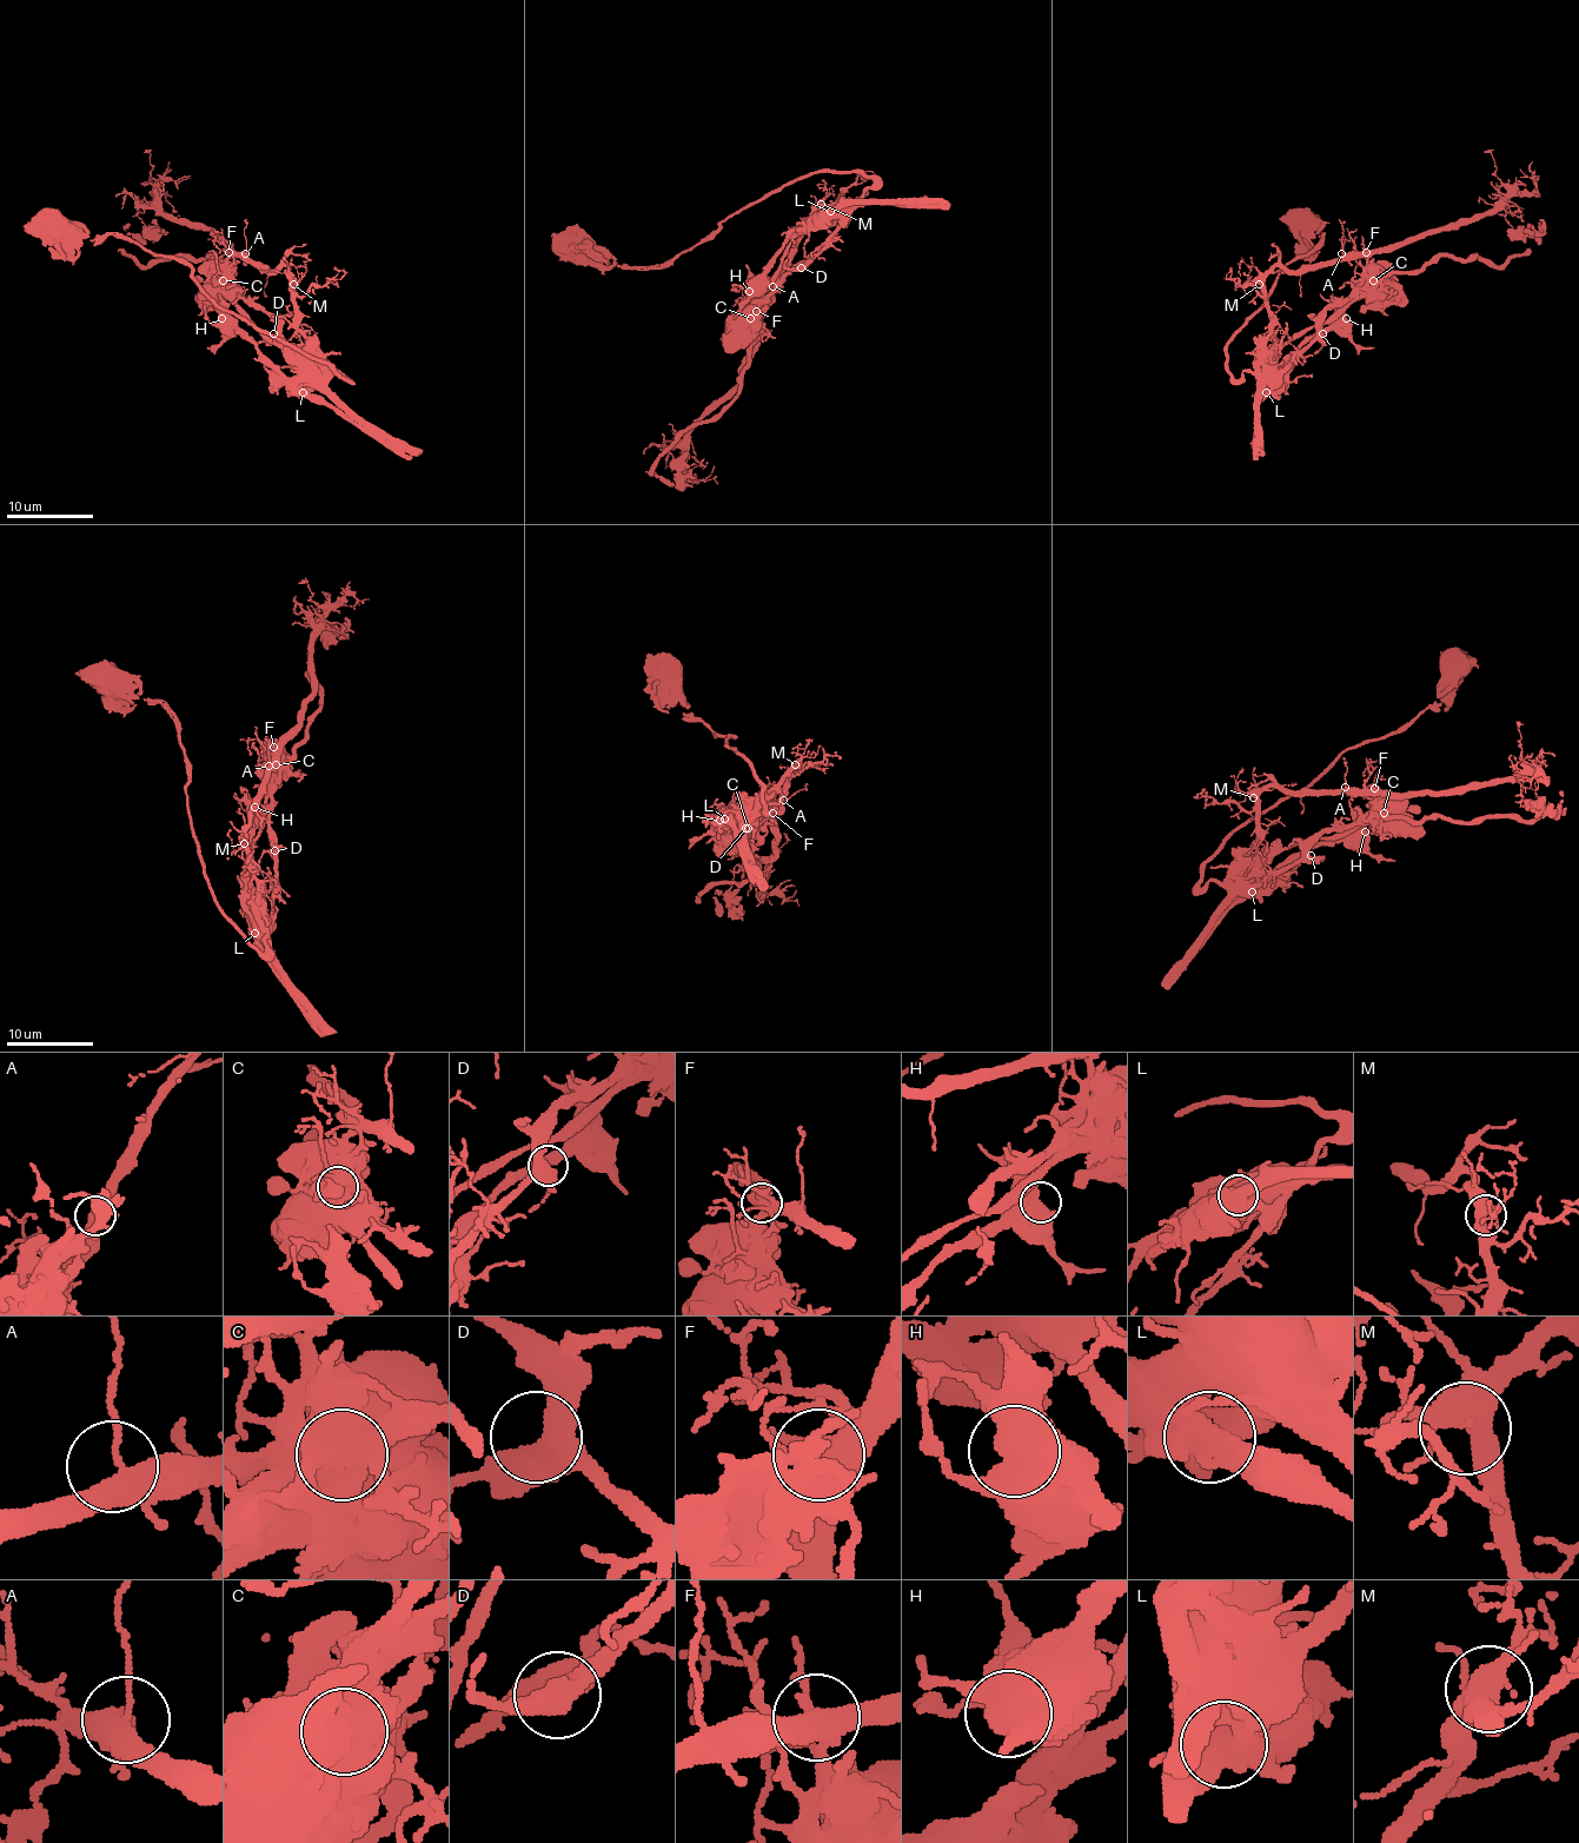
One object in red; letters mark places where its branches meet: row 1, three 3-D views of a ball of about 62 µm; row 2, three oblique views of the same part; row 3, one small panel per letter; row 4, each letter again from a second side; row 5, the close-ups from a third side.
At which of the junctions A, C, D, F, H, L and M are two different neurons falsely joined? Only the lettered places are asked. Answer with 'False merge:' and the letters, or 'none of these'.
False merge: C, F, L

